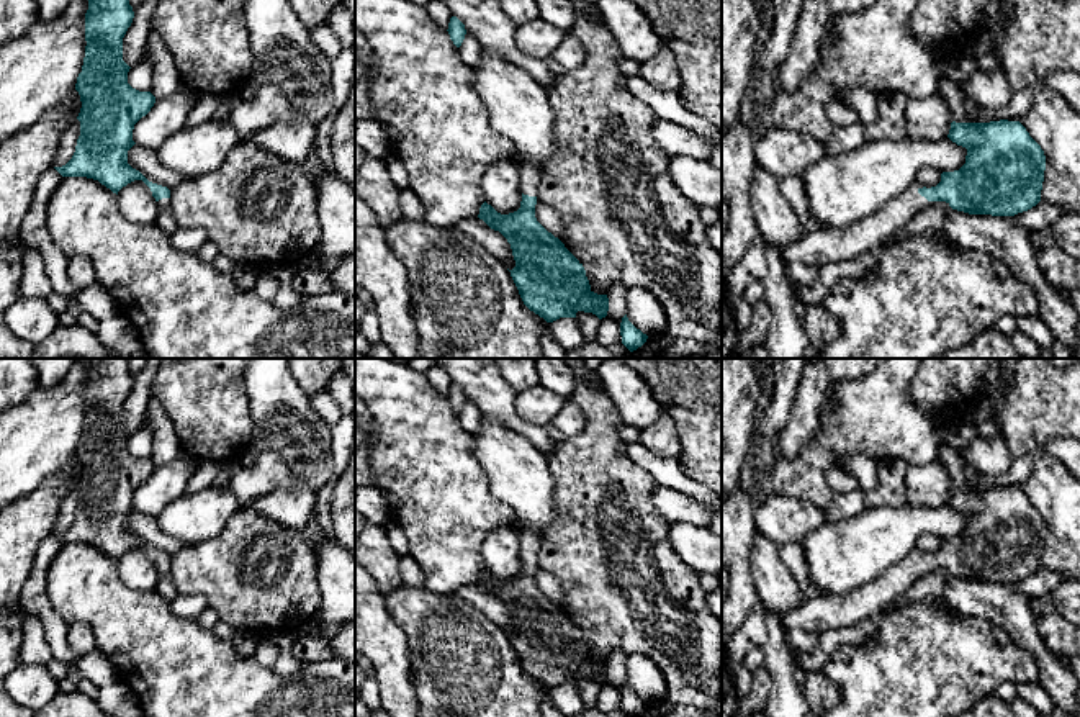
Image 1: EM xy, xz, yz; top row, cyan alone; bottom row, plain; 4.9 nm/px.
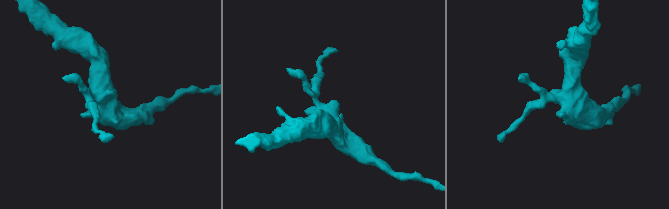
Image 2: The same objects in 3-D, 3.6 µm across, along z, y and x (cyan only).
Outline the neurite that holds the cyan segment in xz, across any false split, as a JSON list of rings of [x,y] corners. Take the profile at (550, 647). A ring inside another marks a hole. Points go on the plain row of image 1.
[[[520,532],[520,575],[501,581],[484,568],[478,584],[511,611],[515,634],[509,638],[530,678],[547,689],[576,684],[578,678],[602,686],[609,678],[607,661],[591,656],[583,630],[535,584],[540,547],[537,532]]]

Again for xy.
[[[79,358],[88,367],[85,380],[85,424],[75,457],[82,475],[77,483],[80,503],[72,525],[54,534],[62,543],[98,547],[113,560],[134,547],[142,547],[160,576],[170,571],[170,557],[149,548],[128,530],[134,491],[155,470],[151,458],[128,450],[129,432],[123,427],[123,404],[134,378],[128,358]]]

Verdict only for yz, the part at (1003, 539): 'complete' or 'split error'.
split error

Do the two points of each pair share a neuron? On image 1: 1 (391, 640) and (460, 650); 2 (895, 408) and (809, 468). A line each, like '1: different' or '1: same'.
1: different
2: same

